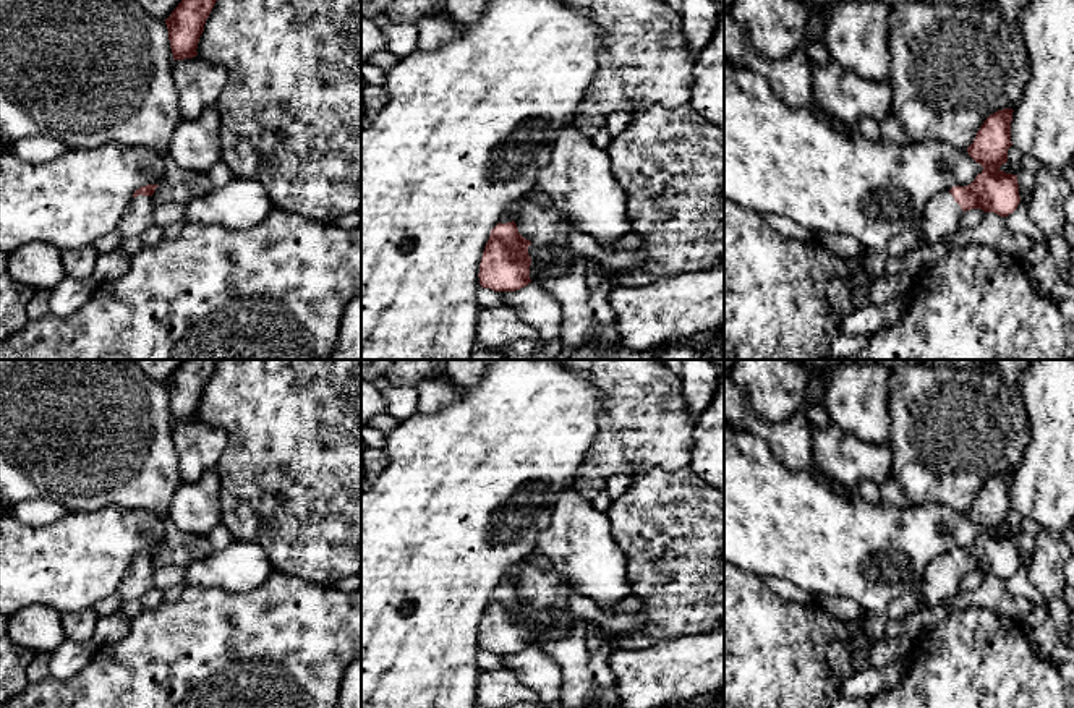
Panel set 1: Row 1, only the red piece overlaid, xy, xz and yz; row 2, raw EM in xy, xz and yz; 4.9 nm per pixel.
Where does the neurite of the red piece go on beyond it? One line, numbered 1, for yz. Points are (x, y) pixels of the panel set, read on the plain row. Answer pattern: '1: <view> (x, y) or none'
1: yz (941, 580)

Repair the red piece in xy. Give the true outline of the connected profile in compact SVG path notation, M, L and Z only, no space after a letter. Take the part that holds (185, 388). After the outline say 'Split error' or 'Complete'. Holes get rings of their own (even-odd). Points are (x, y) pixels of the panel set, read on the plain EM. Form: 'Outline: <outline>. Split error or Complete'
Outline: M185 360L165 382L173 423L198 418L198 405L219 360Z. Complete

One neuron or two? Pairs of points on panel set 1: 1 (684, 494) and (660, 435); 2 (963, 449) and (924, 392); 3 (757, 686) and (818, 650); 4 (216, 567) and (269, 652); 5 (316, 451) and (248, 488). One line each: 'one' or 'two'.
1: two
2: one
3: one
4: two
5: one

